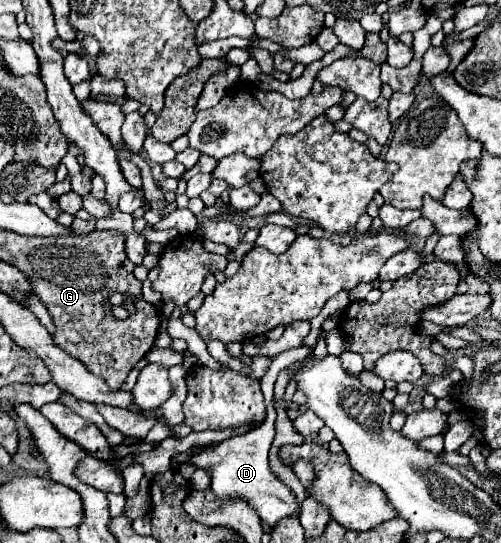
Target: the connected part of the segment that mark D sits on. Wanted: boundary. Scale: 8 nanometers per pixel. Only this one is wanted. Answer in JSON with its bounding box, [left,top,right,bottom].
[188,346,310,527]

